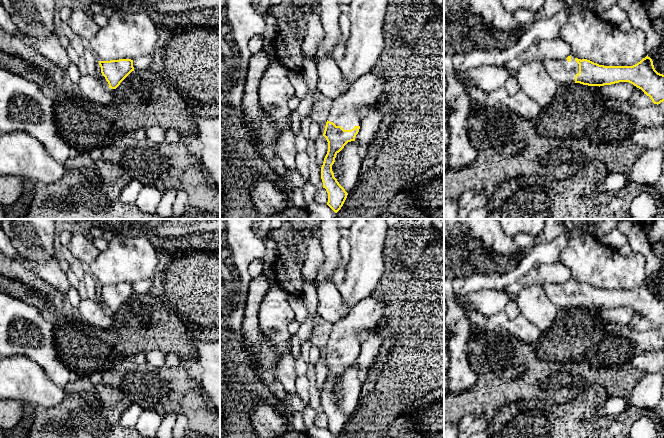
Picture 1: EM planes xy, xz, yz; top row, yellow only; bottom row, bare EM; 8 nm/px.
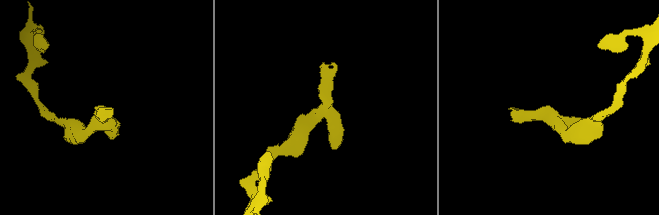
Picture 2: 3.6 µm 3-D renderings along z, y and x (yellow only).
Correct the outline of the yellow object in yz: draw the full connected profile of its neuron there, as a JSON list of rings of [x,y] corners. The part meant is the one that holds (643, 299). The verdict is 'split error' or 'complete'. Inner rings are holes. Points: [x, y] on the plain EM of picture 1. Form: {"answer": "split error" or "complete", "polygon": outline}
{"answer": "split error", "polygon": [[[572,279],[559,284],[544,284],[543,288],[558,309],[580,307],[600,311],[619,306],[629,306],[649,320],[654,328],[658,329],[664,325],[664,299],[655,294],[653,285],[648,279],[633,290],[604,290],[587,283],[578,283]]]}

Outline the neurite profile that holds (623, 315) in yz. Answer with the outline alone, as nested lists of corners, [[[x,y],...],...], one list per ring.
[[[619,306],[611,309],[600,310],[596,313],[596,317],[607,323],[617,323],[620,325],[629,325],[633,323],[633,317],[638,315],[639,318],[644,317],[629,306]]]

